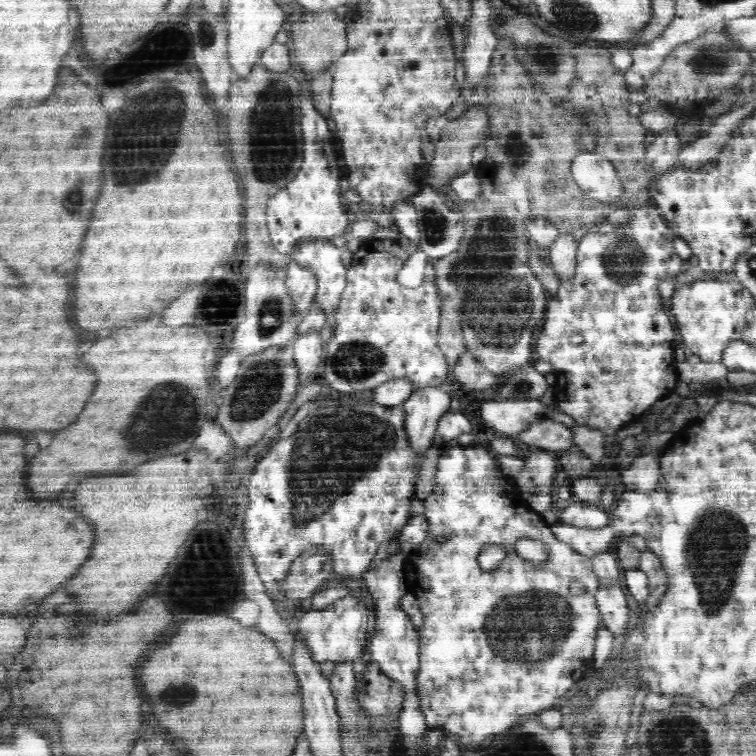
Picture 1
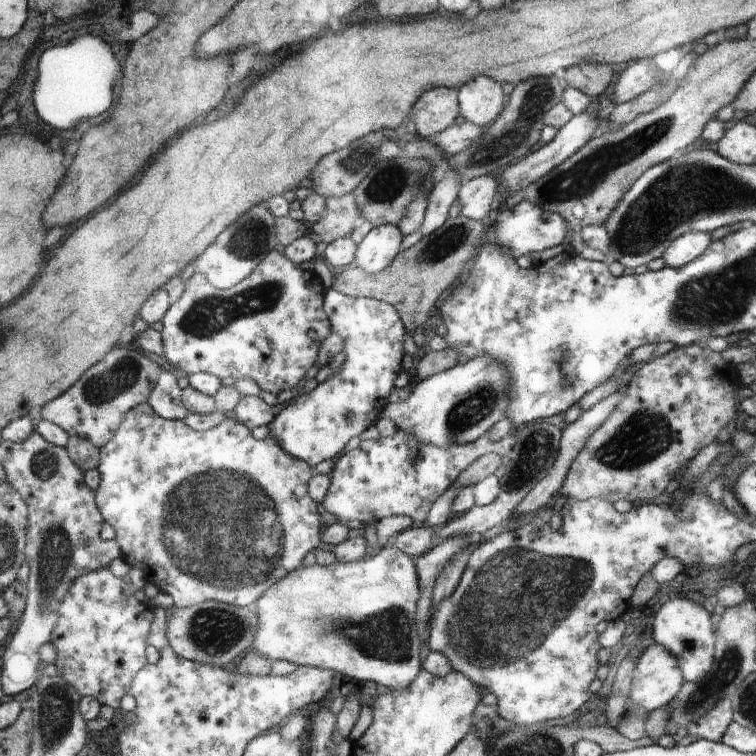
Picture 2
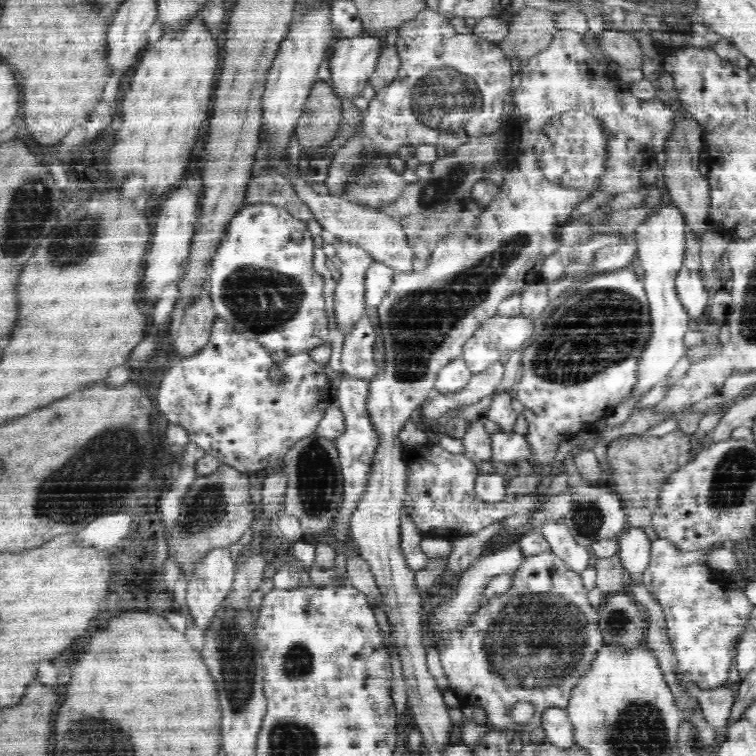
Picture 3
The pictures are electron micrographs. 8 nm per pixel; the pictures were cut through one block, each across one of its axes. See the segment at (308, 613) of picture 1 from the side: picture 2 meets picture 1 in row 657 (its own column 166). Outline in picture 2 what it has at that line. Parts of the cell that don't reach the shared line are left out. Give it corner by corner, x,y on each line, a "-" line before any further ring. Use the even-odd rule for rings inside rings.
281,251
270,252
253,274
236,287
216,289
202,274
194,274
186,280
185,289
180,298
172,301
169,311
162,319
164,329
161,334
165,344
164,356
170,364
182,372
193,375
205,372
217,376
220,380
226,376
245,378
256,382
260,390
279,394
290,390
300,382
300,378
315,366
320,342
330,334
329,318
324,309
324,286
320,276
314,270
306,270
296,265

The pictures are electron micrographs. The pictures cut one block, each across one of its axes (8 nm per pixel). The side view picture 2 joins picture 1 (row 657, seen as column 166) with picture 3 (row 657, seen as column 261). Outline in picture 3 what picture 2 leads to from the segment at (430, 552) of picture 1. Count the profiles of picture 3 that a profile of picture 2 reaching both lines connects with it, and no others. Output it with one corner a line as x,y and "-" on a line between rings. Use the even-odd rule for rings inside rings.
546,549
544,552
536,553
534,556
526,557
523,563
516,569
516,572
511,578
511,587
504,593
496,595
493,599
485,600
480,604
476,611
472,612
471,622
464,624
464,628
459,631
444,632
441,634
440,644
437,645
439,658
441,660
442,668
449,680
449,688
457,696
461,707
478,705
481,706
487,714
487,719
492,726
497,730
515,730
532,732
534,728
540,728
541,720
544,712
548,708
562,708
566,709
568,702
571,700
572,688
579,684
580,676
591,668
592,660
596,659
596,652
605,646
603,636
599,627
599,611
600,608
592,607
588,601
588,589
584,587
584,581
579,573
574,572
556,553
-
520,701
532,702
534,704
534,716
526,722
526,724
516,724
512,720
511,710
513,706

